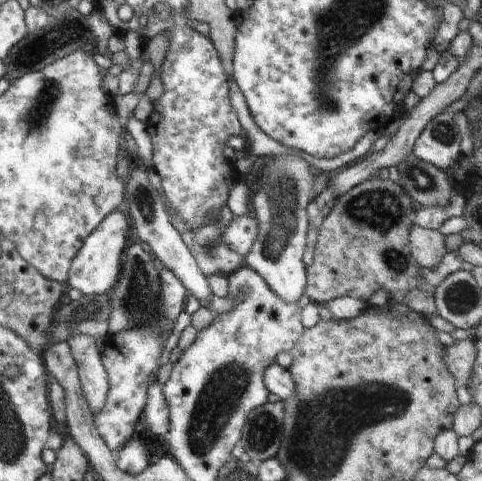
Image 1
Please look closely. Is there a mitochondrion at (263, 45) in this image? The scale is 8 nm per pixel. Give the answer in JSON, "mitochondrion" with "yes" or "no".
{"mitochondrion":"no"}

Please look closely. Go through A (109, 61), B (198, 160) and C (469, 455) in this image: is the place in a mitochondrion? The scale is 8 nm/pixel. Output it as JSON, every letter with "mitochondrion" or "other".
{"A":"other","B":"other","C":"other"}

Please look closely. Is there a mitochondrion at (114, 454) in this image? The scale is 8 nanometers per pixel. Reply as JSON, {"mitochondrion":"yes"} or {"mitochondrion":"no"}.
{"mitochondrion":"no"}

